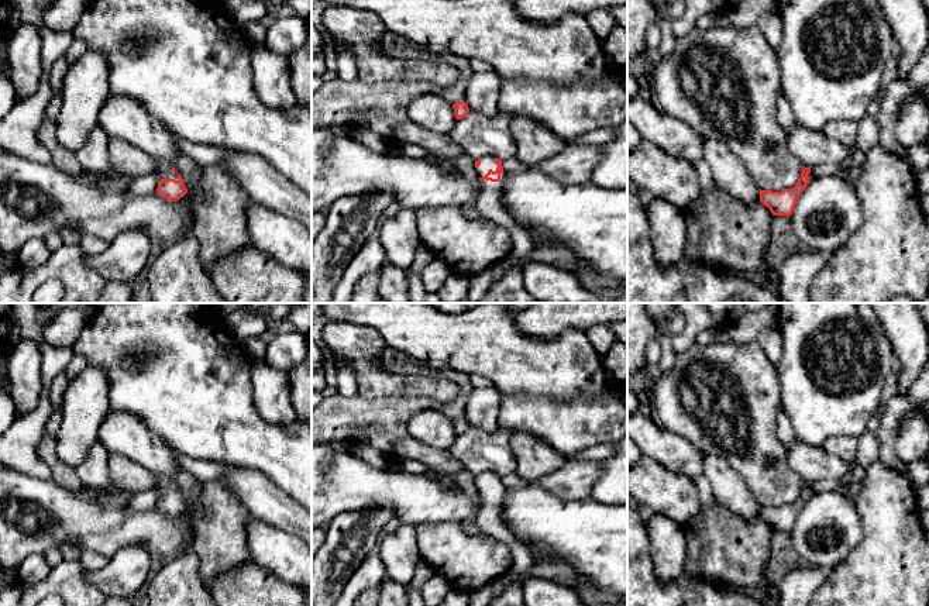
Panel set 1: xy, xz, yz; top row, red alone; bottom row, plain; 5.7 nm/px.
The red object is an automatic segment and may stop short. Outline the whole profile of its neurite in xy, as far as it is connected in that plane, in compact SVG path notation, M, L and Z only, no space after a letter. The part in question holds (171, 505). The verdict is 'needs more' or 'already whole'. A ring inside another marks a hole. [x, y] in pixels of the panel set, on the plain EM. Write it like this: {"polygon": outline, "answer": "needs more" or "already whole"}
{"polygon": "M172 485L164 495L158 497L156 509L168 516L179 516L187 509L182 492Z", "answer": "needs more"}

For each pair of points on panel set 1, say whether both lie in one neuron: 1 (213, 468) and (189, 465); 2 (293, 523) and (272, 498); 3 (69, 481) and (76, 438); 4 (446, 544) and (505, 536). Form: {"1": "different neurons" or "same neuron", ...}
{"1": "same neuron", "2": "same neuron", "3": "different neurons", "4": "different neurons"}

